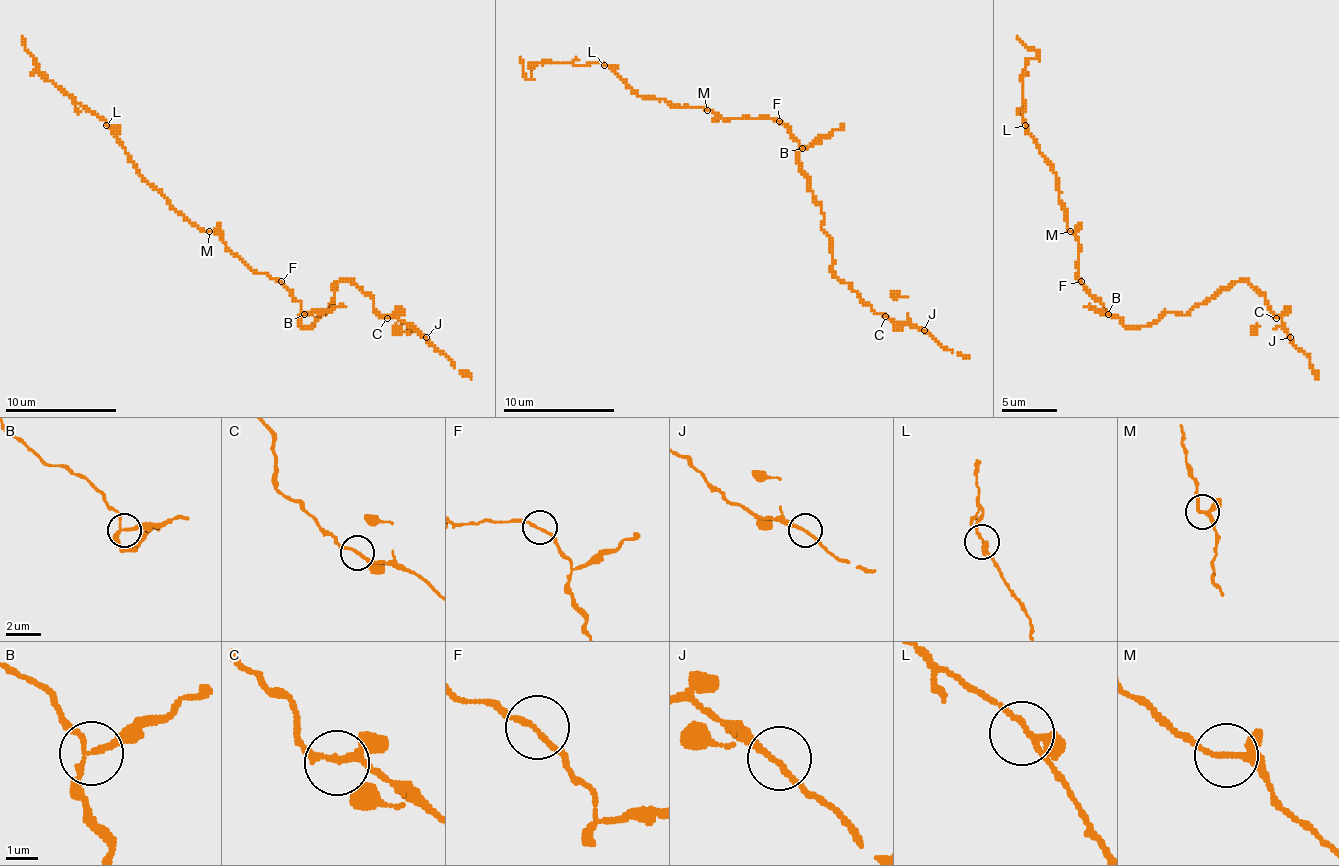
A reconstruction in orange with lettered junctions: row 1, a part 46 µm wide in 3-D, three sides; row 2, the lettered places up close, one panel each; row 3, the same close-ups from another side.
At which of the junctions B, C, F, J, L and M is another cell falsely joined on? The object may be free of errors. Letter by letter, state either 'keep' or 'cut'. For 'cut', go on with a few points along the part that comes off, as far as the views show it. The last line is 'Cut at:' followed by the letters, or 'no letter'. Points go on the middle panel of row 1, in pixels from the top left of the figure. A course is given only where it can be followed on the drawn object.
B: cut; course (802, 149), (843, 124)
C: keep
F: keep
J: keep
L: keep
M: keep
Cut at: B

